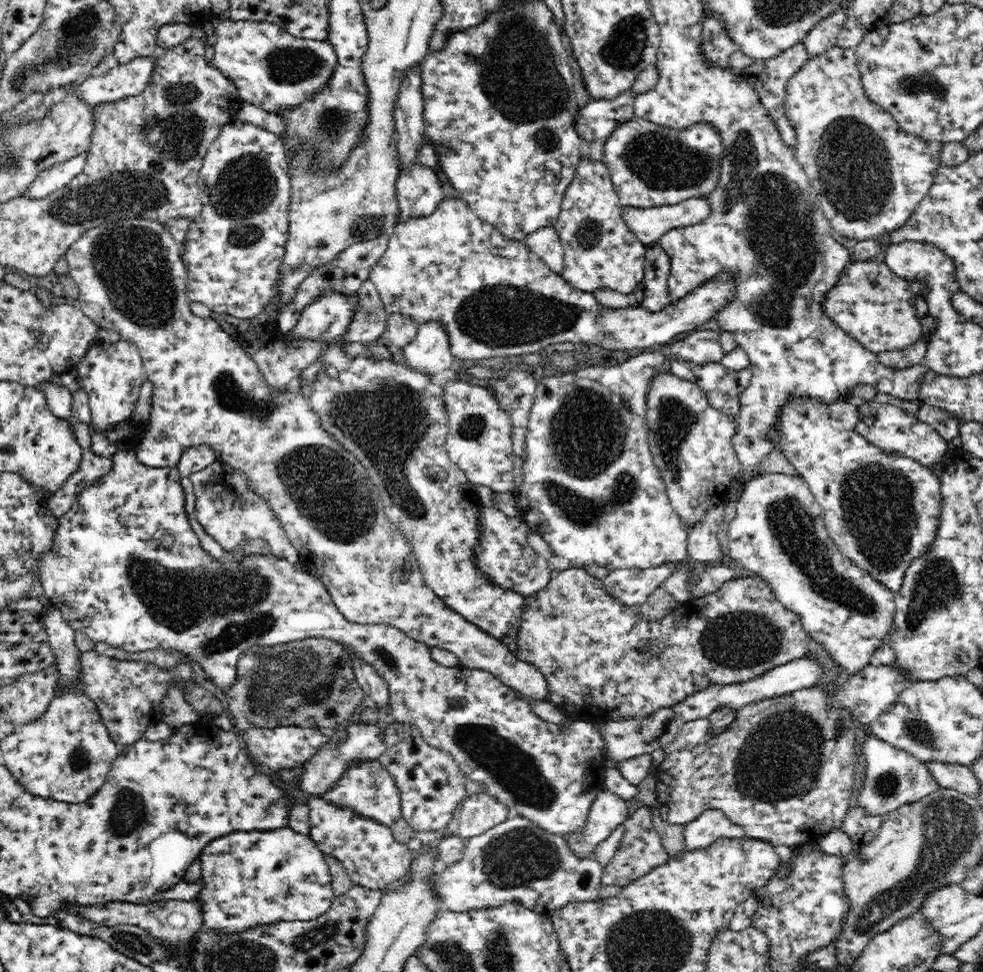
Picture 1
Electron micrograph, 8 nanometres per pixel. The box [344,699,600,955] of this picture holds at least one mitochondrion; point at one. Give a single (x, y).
(515, 770)

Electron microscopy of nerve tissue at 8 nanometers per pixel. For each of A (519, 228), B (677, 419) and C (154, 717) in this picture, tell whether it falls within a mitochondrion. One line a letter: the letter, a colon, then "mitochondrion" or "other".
A: other
B: mitochondrion
C: other

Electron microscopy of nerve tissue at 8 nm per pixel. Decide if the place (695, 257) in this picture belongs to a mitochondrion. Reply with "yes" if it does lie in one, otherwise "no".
no

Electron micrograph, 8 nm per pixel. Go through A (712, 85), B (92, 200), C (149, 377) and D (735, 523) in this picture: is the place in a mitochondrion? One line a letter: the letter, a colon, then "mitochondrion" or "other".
A: other
B: mitochondrion
C: other
D: other

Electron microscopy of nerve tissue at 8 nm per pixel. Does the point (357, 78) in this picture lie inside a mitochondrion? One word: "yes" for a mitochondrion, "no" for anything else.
no

